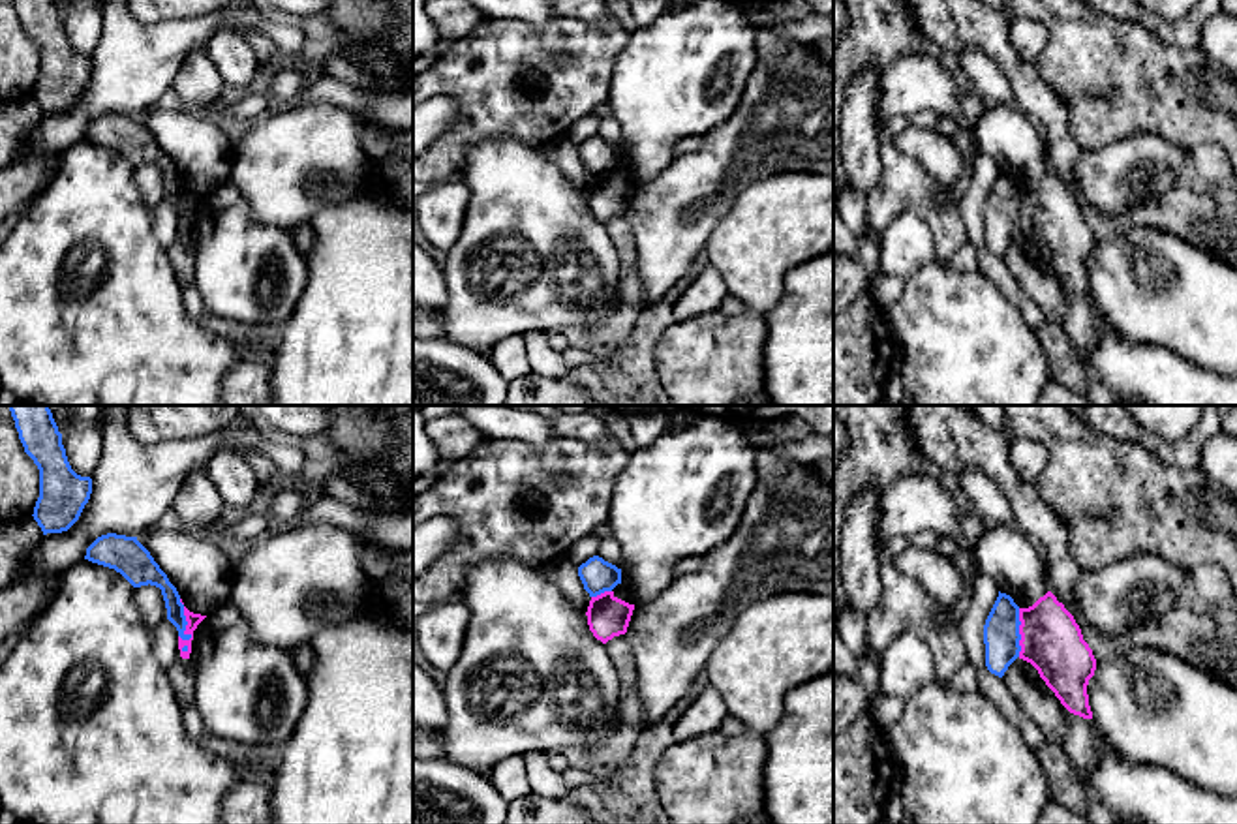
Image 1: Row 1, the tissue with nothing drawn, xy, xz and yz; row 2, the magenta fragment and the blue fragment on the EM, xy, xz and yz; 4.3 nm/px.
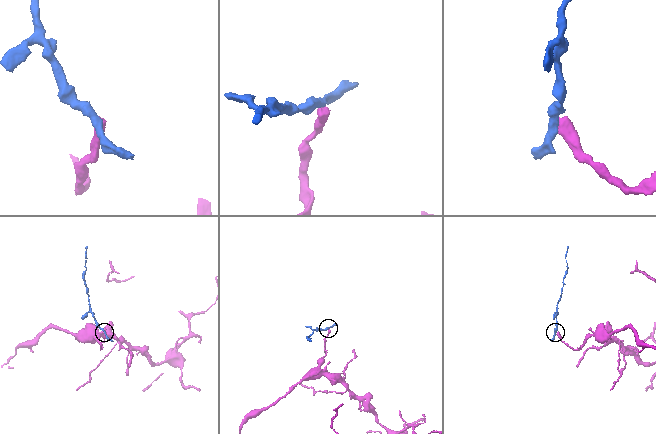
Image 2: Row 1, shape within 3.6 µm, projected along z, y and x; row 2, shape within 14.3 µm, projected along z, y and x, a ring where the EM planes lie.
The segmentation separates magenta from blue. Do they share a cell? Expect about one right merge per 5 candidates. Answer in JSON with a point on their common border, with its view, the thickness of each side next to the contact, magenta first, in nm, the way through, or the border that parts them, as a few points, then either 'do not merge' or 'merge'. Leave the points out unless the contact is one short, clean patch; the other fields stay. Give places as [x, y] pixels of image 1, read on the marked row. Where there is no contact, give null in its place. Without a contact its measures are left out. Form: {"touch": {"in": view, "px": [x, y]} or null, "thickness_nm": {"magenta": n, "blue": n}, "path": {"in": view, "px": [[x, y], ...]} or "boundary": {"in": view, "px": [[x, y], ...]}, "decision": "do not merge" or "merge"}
{"touch": {"in": "xy", "px": [186, 620]}, "thickness_nm": {"magenta": 60, "blue": 90}, "boundary": {"in": "xy", "px": [[179, 599], [184, 610], [188, 640]]}, "decision": "do not merge"}

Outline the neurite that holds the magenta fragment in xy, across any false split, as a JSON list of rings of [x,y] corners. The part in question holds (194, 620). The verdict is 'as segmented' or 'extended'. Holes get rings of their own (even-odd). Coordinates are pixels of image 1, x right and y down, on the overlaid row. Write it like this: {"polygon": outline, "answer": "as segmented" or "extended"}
{"polygon": [[[184,606],[184,616],[186,616],[186,621],[188,621],[184,634],[190,634],[191,638],[190,638],[190,640],[182,640],[182,638],[178,636],[178,649],[180,649],[180,657],[182,657],[182,659],[190,659],[190,653],[191,653],[191,640],[193,640],[193,631],[197,629],[197,625],[199,625],[206,616],[193,614],[193,612],[190,612],[186,606]]], "answer": "as segmented"}

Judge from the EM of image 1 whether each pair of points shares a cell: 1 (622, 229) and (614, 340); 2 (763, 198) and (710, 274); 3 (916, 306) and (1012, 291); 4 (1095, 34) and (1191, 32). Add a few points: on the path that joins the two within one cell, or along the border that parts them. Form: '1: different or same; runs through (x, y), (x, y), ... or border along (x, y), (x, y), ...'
1: same; runs through (627, 258), (627, 312)
2: different; border along (710, 263), (731, 293)
3: different; border along (978, 267), (1029, 327)
4: different; border along (1117, 19), (1140, 23), (1164, 44), (1192, 49)

